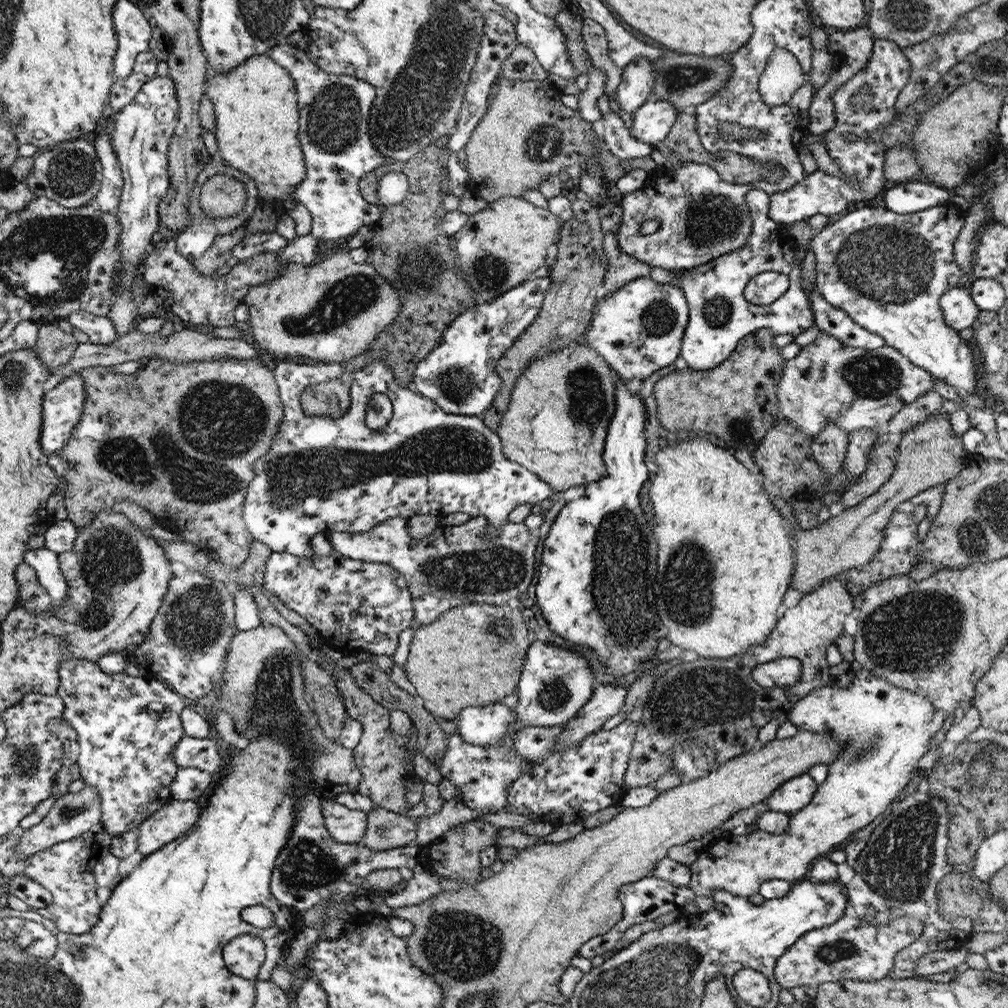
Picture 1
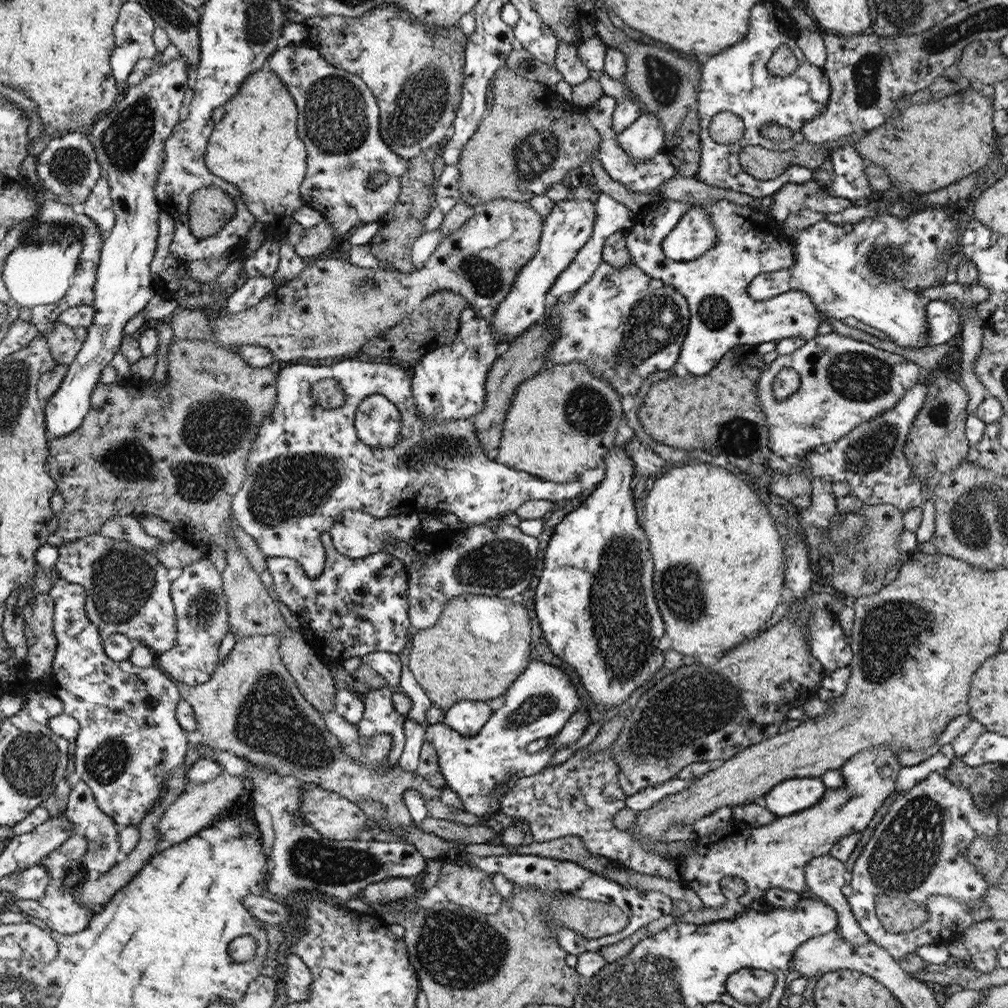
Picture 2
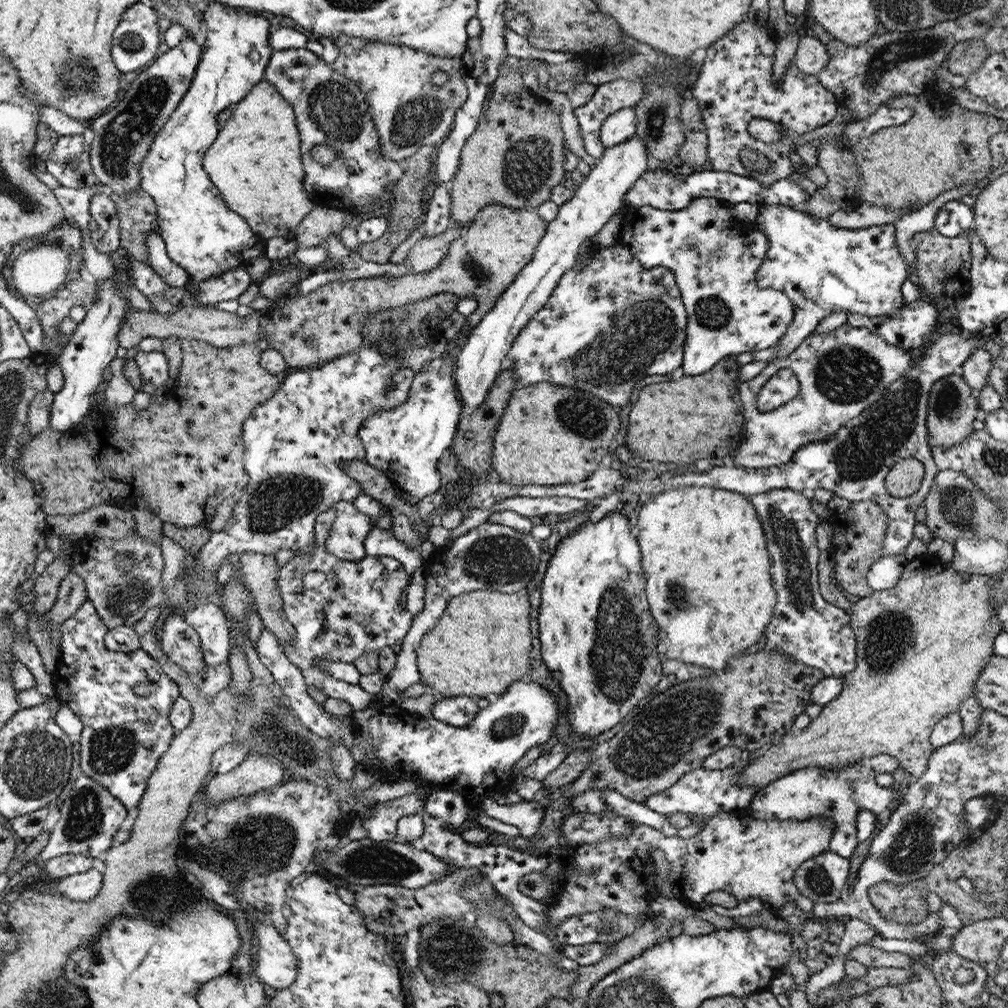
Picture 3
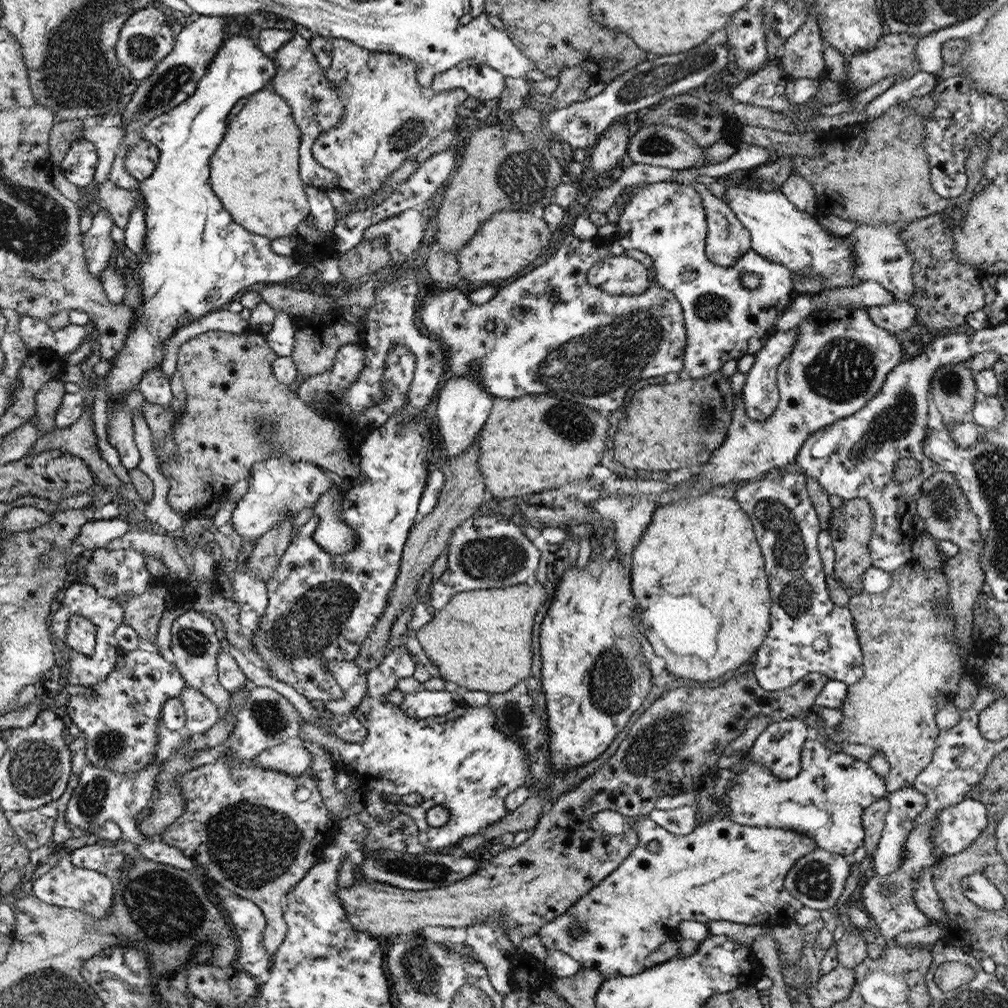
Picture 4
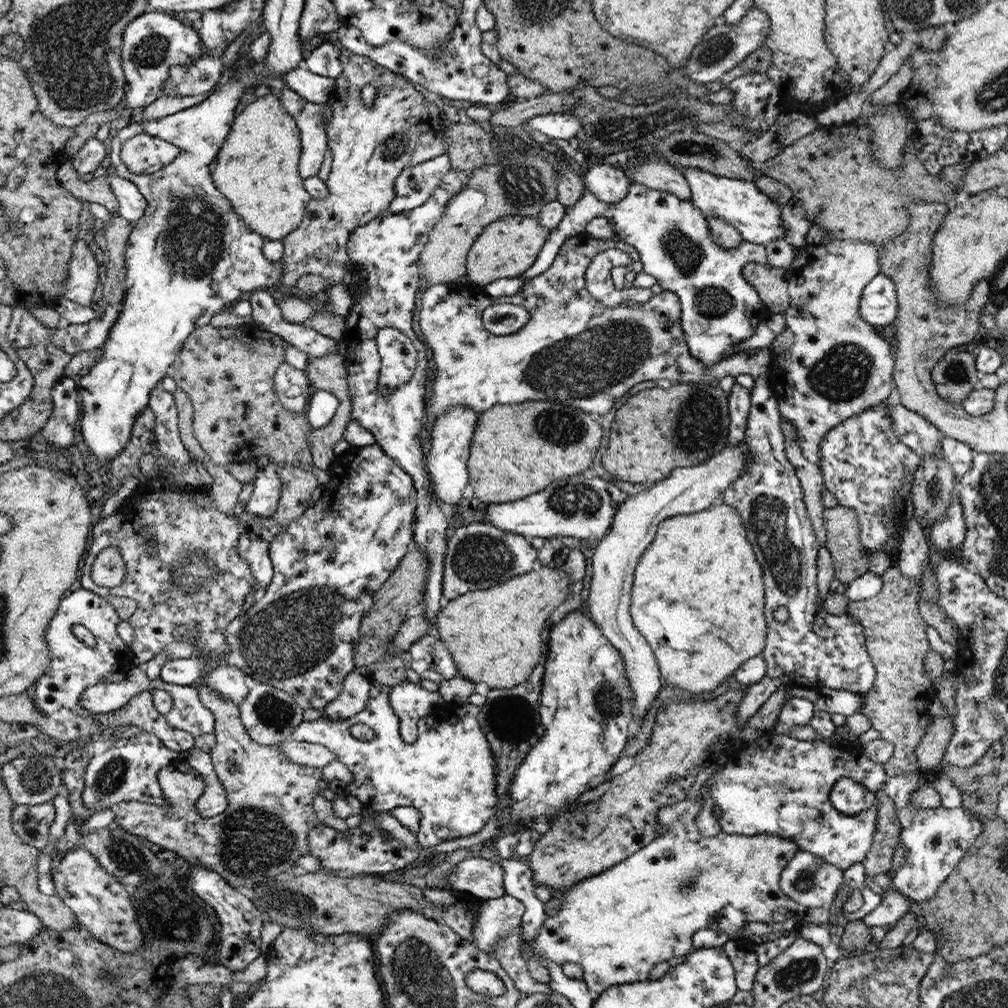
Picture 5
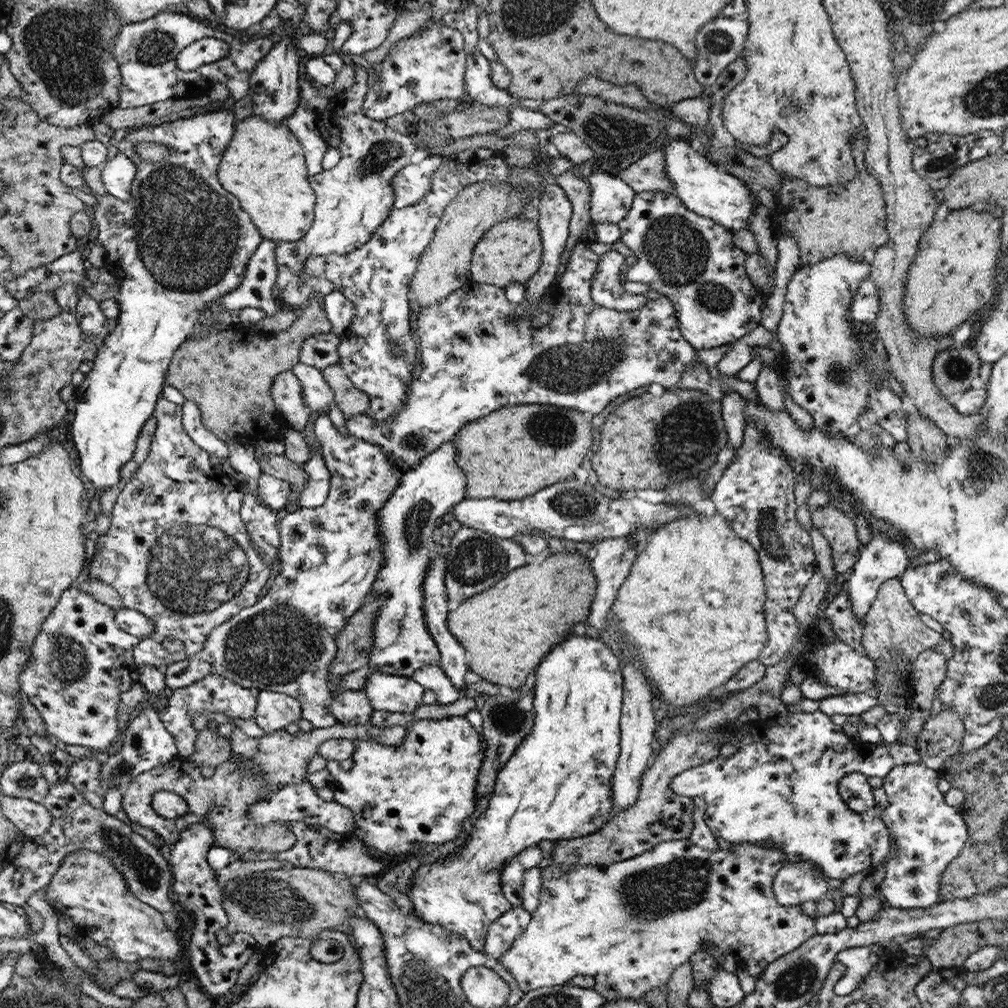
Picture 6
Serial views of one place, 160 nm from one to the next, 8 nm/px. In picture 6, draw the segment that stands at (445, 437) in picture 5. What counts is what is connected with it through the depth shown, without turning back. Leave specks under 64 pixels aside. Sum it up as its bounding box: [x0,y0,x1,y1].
[368,440,468,677]

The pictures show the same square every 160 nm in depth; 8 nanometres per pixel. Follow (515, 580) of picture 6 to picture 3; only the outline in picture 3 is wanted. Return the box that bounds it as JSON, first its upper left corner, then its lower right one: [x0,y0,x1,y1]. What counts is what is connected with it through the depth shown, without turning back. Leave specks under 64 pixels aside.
[417,590,532,697]

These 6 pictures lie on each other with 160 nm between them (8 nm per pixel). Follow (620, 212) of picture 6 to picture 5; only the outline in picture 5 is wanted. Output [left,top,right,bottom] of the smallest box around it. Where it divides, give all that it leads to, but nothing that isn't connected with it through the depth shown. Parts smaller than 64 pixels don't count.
[583,162,631,204]

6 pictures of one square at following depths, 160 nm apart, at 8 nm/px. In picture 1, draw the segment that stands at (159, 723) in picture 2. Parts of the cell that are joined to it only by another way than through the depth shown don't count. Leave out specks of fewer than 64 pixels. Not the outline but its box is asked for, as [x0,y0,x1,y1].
[25,546,189,836]

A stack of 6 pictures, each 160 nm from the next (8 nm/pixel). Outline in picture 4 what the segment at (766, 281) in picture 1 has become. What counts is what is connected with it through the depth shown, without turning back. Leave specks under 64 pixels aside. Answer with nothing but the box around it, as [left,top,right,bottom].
[726,184,854,422]

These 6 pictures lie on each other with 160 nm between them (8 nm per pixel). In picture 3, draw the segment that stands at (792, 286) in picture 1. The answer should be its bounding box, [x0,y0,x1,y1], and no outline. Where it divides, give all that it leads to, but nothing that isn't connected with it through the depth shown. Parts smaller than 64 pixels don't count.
[621,196,794,376]

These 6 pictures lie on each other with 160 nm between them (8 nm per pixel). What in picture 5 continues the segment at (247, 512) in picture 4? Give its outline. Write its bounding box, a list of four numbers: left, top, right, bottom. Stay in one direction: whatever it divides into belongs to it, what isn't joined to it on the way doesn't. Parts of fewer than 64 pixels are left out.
[244,463,284,520]

